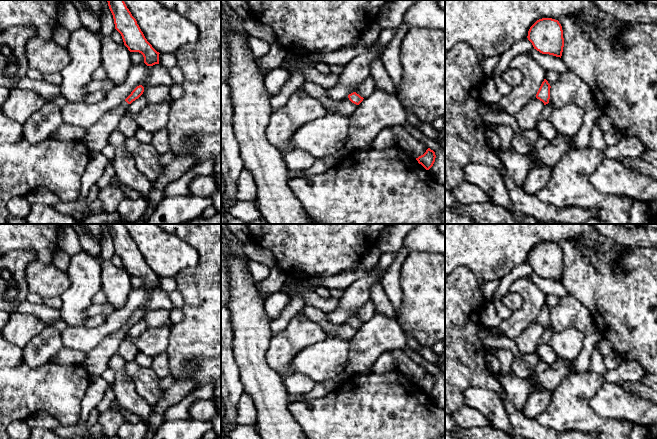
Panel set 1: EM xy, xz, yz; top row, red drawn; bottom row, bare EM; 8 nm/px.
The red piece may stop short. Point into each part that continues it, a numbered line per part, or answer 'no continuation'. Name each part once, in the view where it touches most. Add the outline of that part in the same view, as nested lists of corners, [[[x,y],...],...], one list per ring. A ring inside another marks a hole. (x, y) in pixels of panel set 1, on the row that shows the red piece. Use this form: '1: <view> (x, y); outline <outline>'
no continuation

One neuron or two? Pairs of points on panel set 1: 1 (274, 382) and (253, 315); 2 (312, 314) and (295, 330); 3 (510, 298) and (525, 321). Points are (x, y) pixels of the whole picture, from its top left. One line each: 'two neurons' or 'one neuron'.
1: one neuron
2: two neurons
3: two neurons

